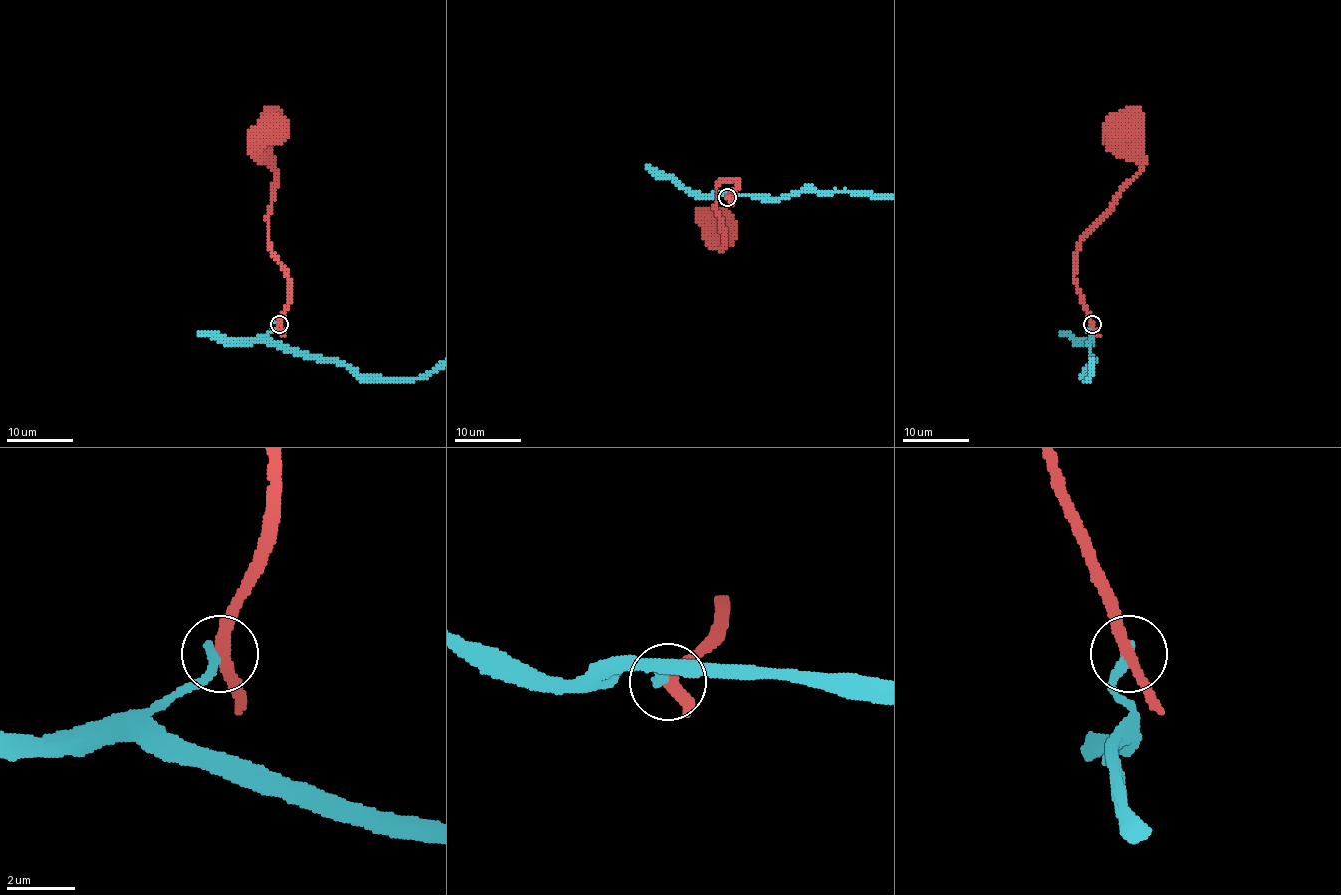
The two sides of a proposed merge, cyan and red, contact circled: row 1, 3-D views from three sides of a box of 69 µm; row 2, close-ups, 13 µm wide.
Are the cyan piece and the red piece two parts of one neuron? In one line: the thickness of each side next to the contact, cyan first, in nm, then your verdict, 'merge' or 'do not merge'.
calibres 320 and 320 nm; do not merge

